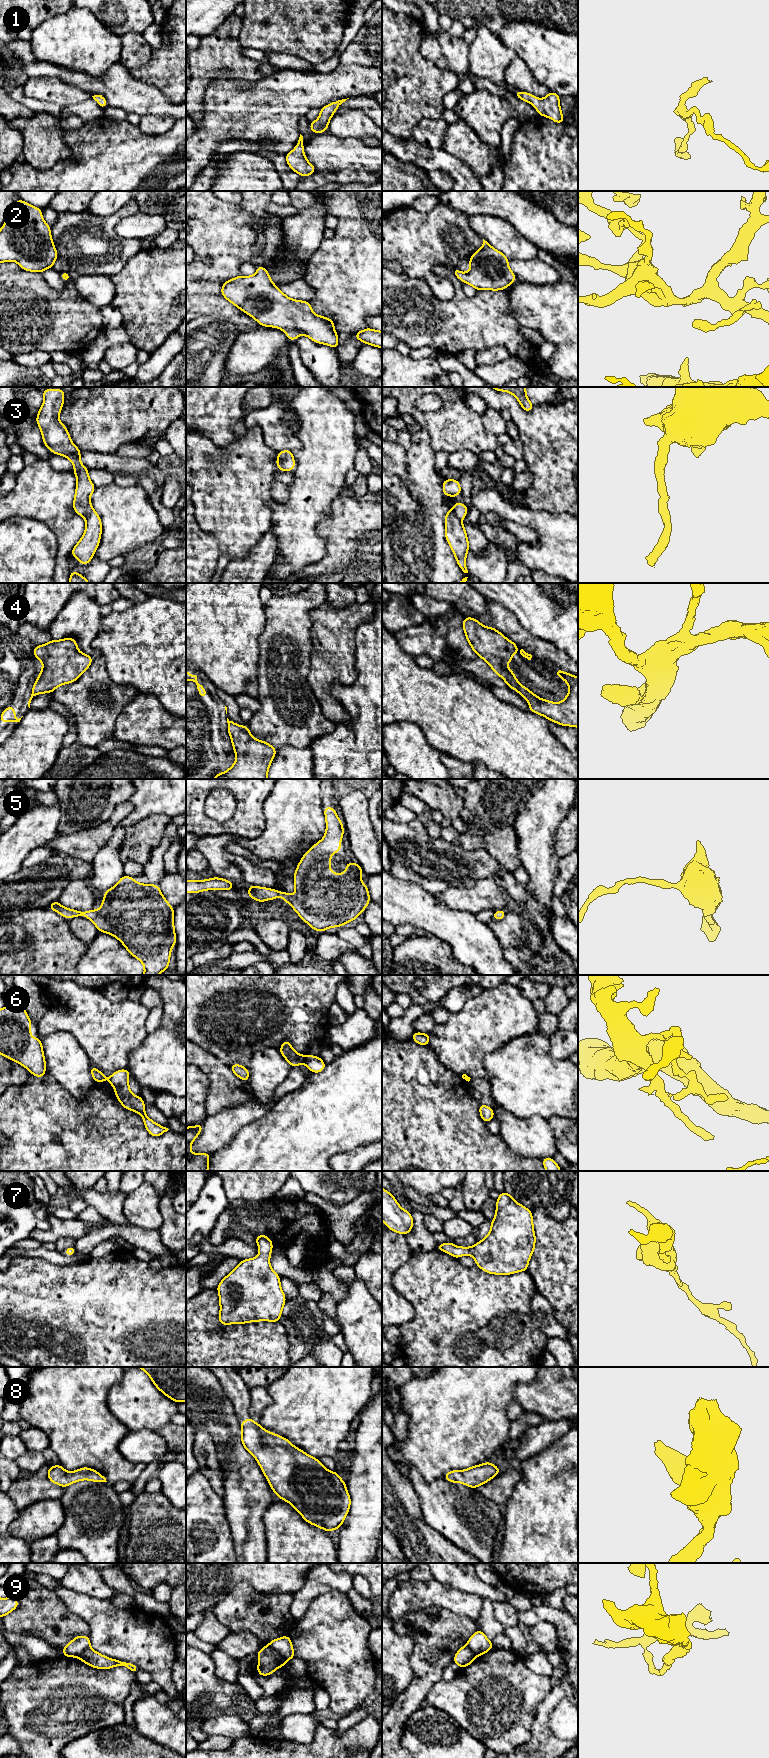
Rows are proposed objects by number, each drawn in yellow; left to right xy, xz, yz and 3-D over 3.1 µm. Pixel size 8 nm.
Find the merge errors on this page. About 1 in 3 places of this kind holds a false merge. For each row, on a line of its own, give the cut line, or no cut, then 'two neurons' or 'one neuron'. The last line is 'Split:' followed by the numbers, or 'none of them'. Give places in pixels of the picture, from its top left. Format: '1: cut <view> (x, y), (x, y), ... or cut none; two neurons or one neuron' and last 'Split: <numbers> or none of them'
1: cut none; one neuron
2: cut none; one neuron
3: cut none; one neuron
4: cut xz (227, 725), (228, 728); two neurons
5: cut none; one neuron
6: cut xz (306, 1056), (303, 1062); two neurons
7: cut none; one neuron
8: cut none; one neuron
9: cut xz (268, 1645), (287, 1659); two neurons
Split: 4, 6, 9

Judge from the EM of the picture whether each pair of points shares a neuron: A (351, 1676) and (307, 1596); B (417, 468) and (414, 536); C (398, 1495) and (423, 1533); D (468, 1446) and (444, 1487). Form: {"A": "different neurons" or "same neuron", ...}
{"A": "different neurons", "B": "same neuron", "C": "same neuron", "D": "different neurons"}

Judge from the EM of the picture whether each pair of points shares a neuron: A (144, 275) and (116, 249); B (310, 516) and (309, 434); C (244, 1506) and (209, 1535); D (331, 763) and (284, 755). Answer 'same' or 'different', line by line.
A: different
B: same
C: different
D: different

